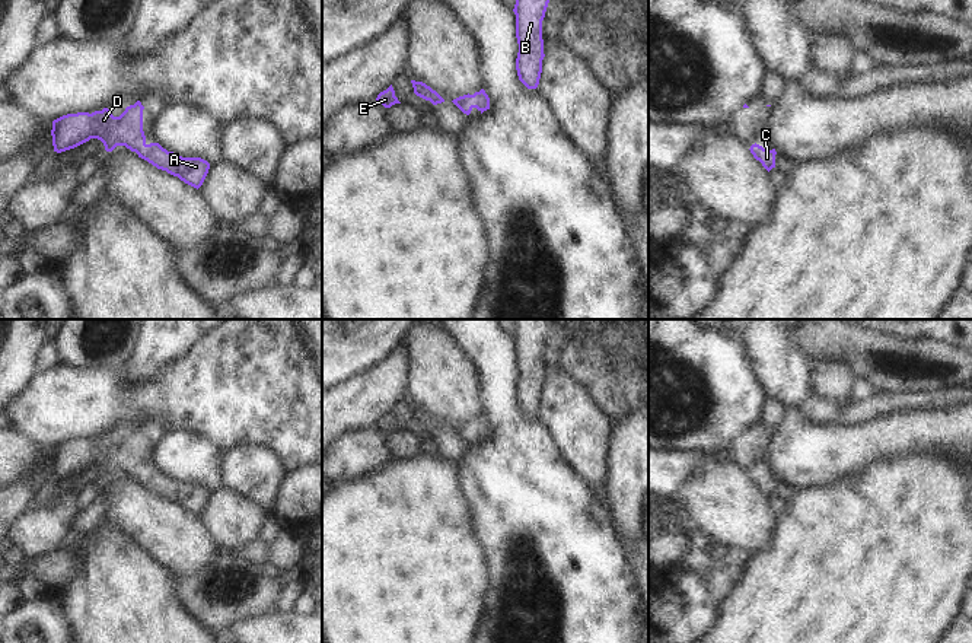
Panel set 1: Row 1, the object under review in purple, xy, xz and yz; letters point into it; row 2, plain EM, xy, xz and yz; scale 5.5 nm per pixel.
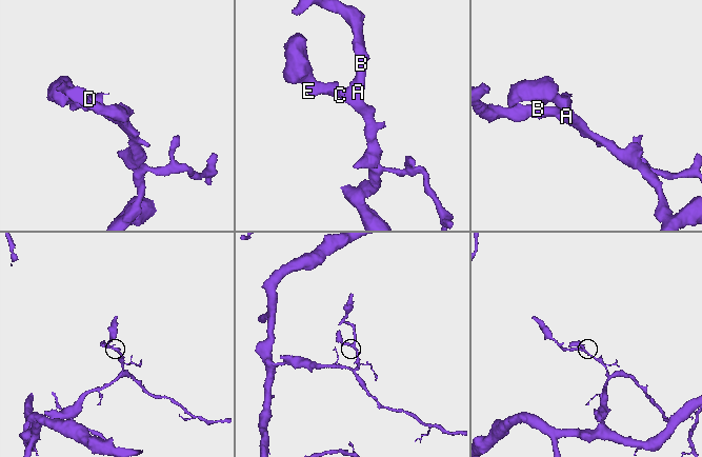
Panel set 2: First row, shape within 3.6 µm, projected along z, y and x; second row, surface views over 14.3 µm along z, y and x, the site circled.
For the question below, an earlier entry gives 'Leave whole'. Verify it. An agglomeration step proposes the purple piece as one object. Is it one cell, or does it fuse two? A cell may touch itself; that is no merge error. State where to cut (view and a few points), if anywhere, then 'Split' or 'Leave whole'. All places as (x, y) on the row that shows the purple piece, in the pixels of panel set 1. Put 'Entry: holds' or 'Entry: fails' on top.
Entry: holds
No split. Leave whole.

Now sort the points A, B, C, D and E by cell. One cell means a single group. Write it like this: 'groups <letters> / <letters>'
groups A B C D E

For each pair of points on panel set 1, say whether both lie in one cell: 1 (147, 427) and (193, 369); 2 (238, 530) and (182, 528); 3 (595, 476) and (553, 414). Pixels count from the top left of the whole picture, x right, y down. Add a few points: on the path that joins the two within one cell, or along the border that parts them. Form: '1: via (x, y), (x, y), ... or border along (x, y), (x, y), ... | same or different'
1: border along (168, 422), (162, 417), (149, 417), (140, 425) | different
2: border along (197, 516), (220, 547) | different
3: via (588, 461), (585, 446), (567, 429) | same

